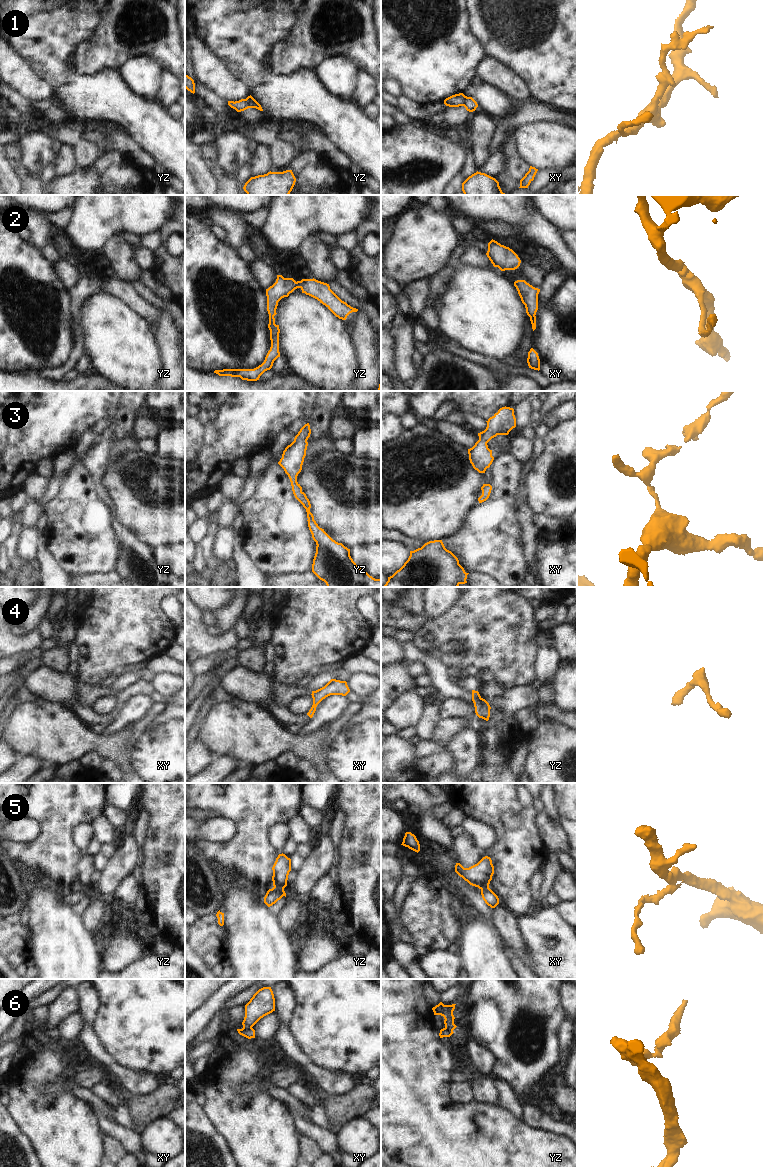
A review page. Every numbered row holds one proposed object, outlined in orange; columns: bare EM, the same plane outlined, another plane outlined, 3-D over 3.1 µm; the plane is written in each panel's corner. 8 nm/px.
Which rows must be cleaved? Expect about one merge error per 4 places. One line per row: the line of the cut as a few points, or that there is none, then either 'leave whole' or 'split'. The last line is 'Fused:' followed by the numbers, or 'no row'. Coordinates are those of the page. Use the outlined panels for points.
1: xy (465, 96), (462, 105) | split
2: no cut | leave whole
3: no cut | leave whole
4: no cut | leave whole
5: yz (274, 886), (283, 889) | split
6: xy (243, 1027), (251, 1028) | split
Fused: 1, 5, 6

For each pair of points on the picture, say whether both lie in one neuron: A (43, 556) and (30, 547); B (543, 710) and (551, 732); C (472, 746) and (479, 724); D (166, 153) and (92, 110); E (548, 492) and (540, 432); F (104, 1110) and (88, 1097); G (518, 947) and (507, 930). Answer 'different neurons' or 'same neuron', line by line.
A: different neurons
B: different neurons
C: different neurons
D: same neuron
E: different neurons
F: same neuron
G: same neuron

